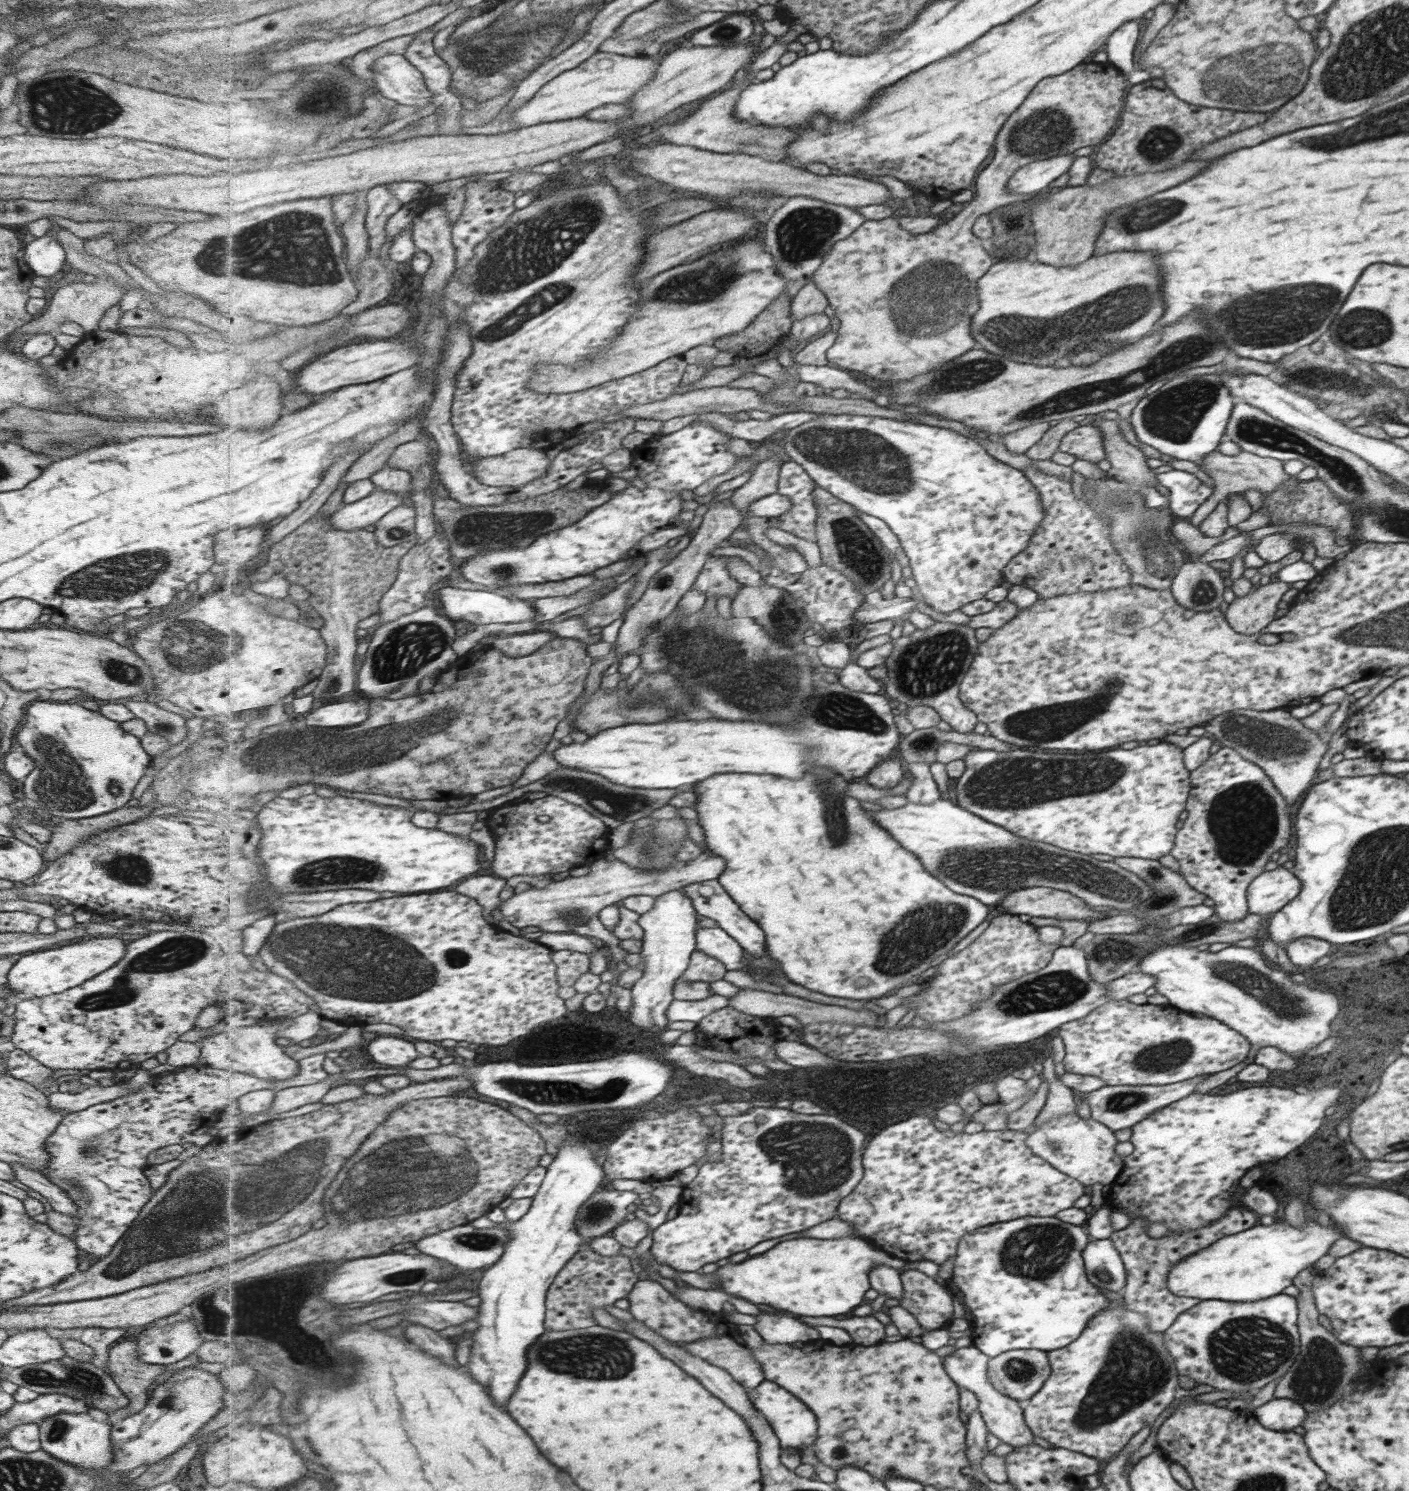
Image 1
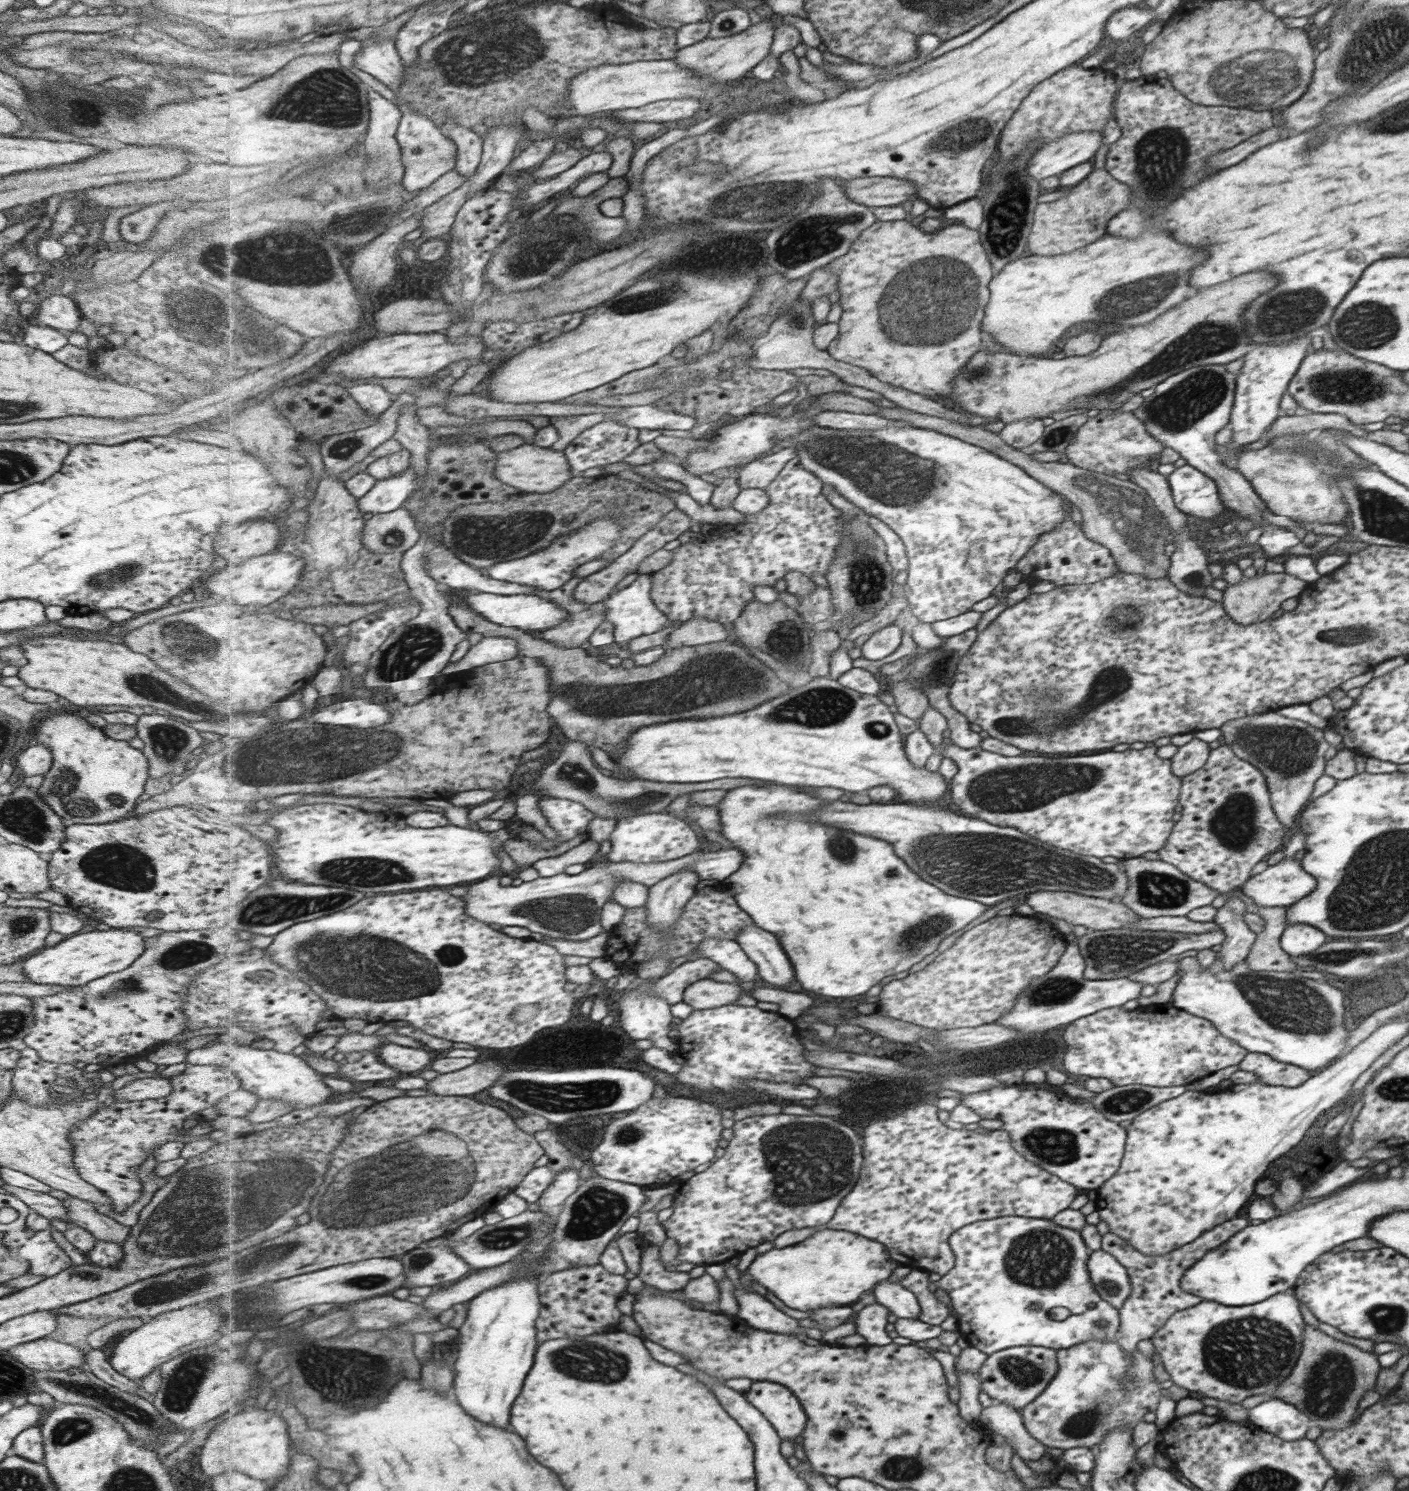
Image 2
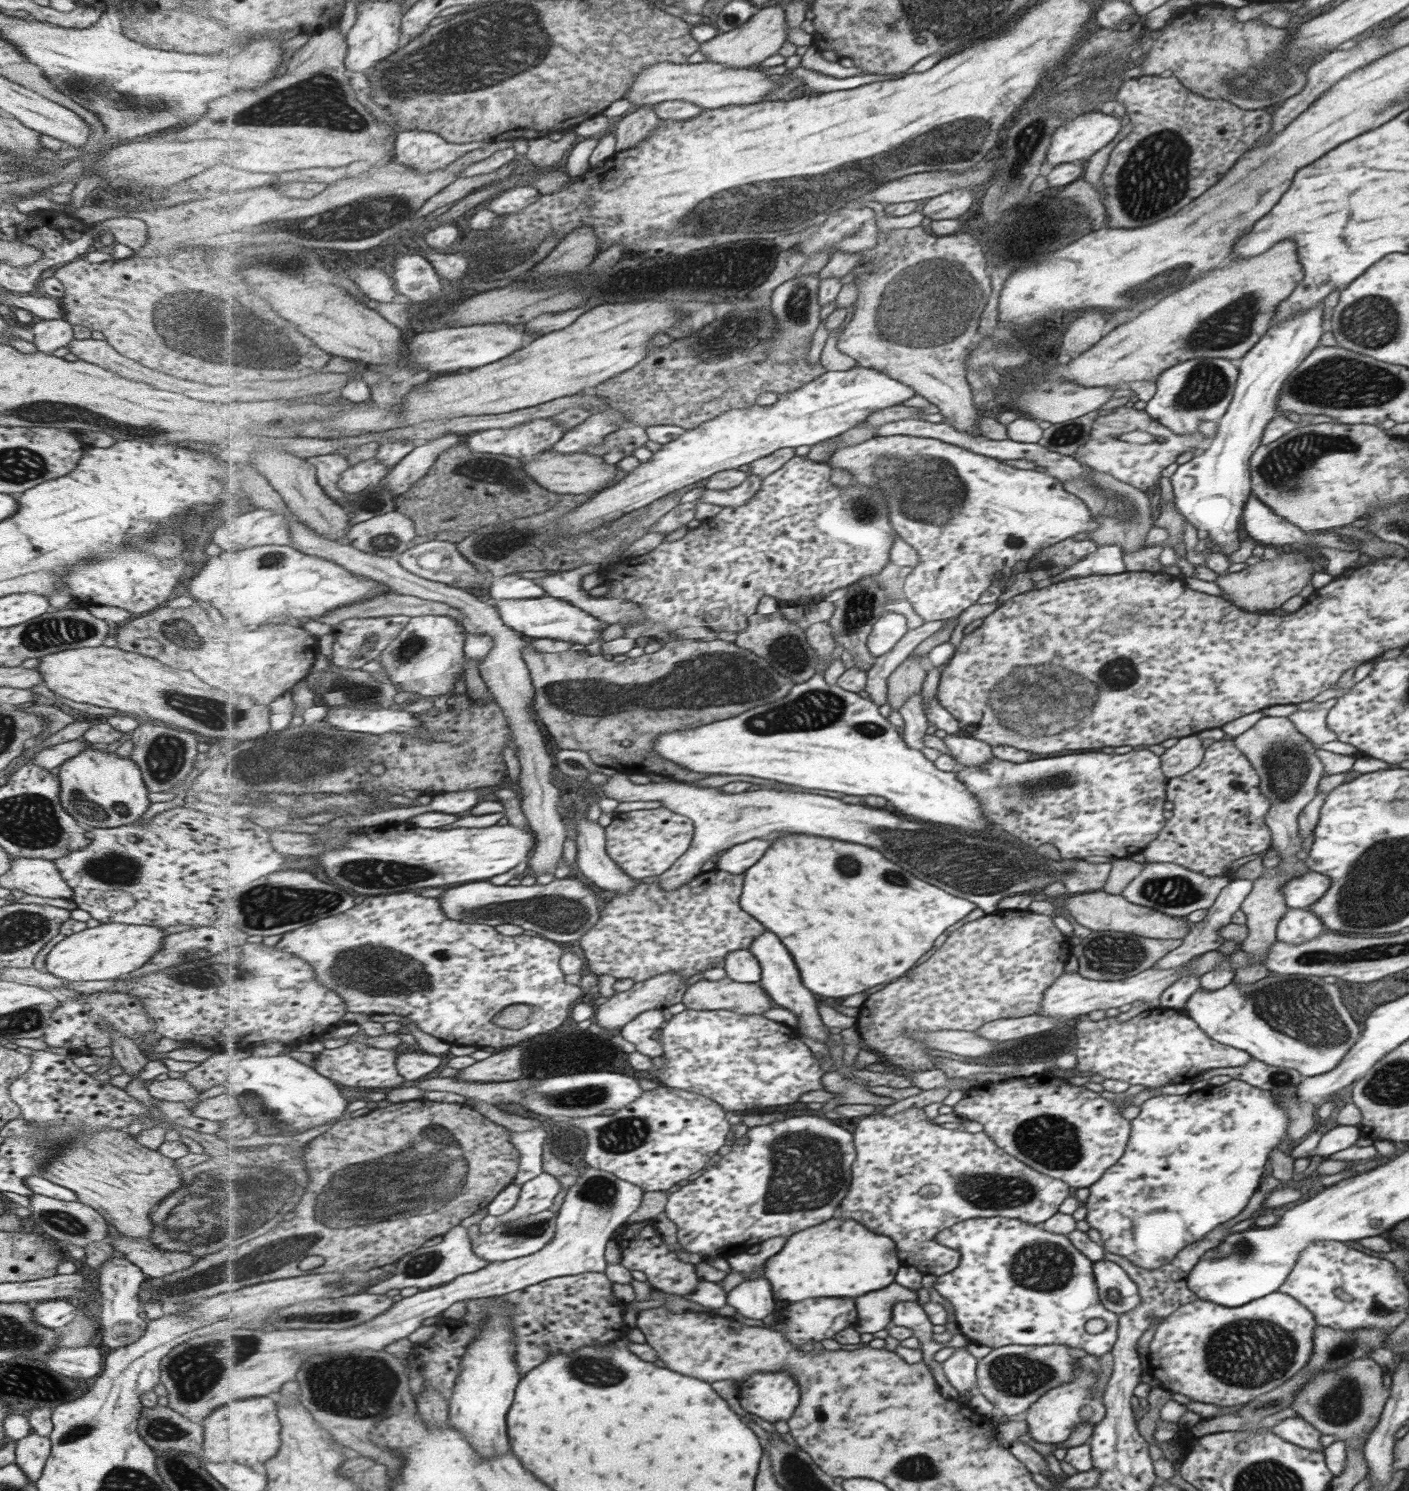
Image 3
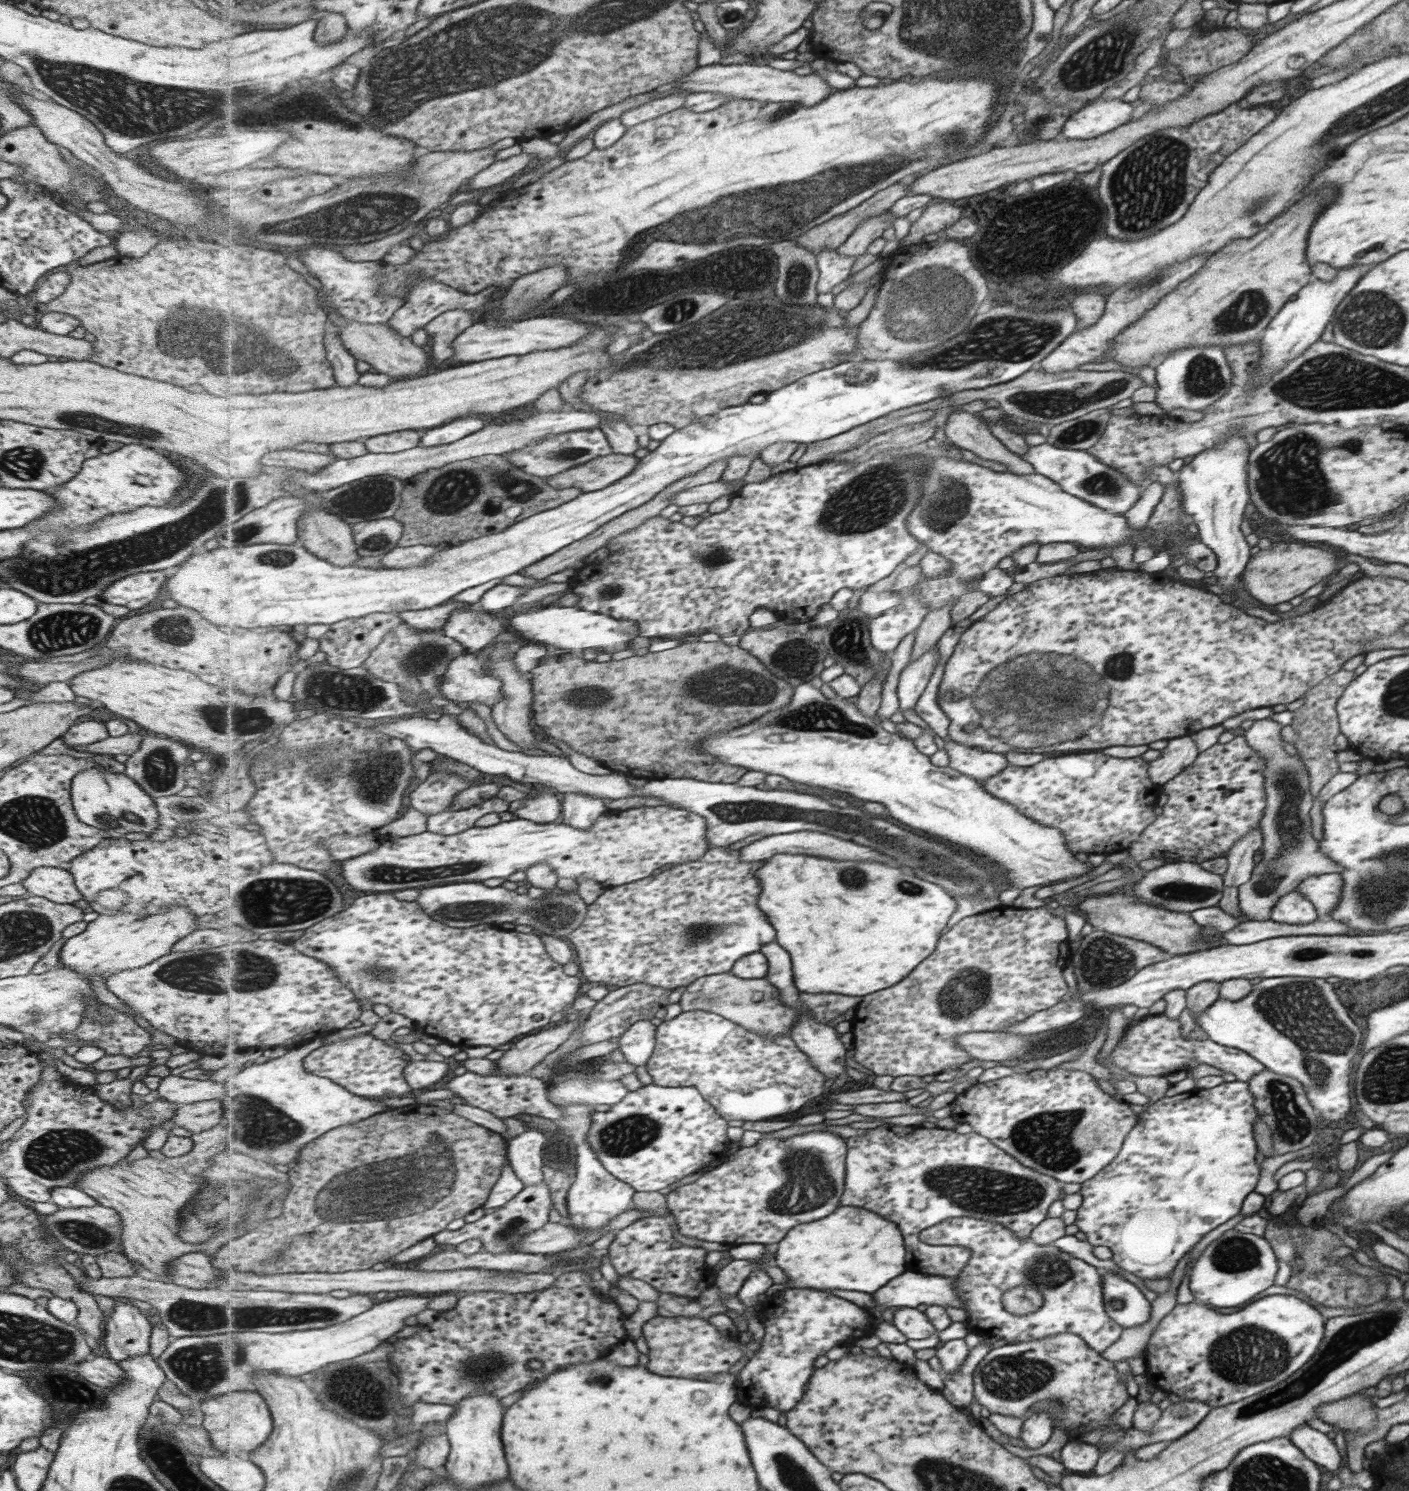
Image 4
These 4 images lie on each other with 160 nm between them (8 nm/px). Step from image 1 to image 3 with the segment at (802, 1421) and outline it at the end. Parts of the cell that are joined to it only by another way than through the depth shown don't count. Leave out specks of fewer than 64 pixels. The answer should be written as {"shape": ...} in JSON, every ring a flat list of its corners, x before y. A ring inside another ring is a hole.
{"shape":[[786,1370,777,1372,756,1372,741,1380,738,1398,742,1408,768,1422,790,1421,802,1403,802,1391,796,1378]]}

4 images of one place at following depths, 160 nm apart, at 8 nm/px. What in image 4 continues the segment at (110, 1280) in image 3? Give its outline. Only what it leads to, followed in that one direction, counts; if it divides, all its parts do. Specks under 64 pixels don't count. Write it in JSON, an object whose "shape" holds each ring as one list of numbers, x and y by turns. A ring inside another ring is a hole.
{"shape":[[114,1302,104,1323,103,1351,112,1361,128,1359,149,1352,152,1325,129,1302]]}

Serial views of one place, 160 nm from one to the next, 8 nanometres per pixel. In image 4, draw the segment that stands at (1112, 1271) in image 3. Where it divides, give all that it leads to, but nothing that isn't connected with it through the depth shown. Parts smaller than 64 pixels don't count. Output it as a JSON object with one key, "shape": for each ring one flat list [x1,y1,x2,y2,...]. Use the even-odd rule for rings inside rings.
{"shape":[[1101,1271,1101,1276,1104,1309,1123,1330,1139,1326,1149,1318,1150,1304,1132,1283,1106,1271]]}

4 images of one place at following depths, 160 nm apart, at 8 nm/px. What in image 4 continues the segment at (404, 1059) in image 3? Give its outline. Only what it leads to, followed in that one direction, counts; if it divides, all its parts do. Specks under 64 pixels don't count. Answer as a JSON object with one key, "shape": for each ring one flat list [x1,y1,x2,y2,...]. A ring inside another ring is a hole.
{"shape":[[431,1060,411,1061,404,1070,408,1084,415,1092,420,1092,425,1088,431,1088,439,1082,443,1082,443,1078,449,1072,449,1064,447,1062,438,1062]]}

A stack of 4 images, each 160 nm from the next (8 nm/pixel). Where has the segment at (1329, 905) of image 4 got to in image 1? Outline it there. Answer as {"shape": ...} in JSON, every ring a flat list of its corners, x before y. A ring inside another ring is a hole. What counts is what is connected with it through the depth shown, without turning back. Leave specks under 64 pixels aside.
{"shape":[[1282,866,1263,872,1248,884,1248,912,1267,915,1276,913,1297,896,1300,882]]}

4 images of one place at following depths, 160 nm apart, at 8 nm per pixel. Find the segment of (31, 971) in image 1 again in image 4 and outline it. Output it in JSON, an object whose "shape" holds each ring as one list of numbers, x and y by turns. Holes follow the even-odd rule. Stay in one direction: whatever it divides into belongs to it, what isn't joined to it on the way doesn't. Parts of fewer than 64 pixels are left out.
{"shape":[[168,906,155,914,129,914,119,912,99,914,86,924,85,930,73,938,66,939,59,950,59,966,66,966,87,979,89,989,97,1001,115,1009,134,1020,130,1008,121,1003,112,992,106,989,106,977,125,970,133,970,153,962,156,958,170,952,173,944,199,930,193,912,184,906]]}

